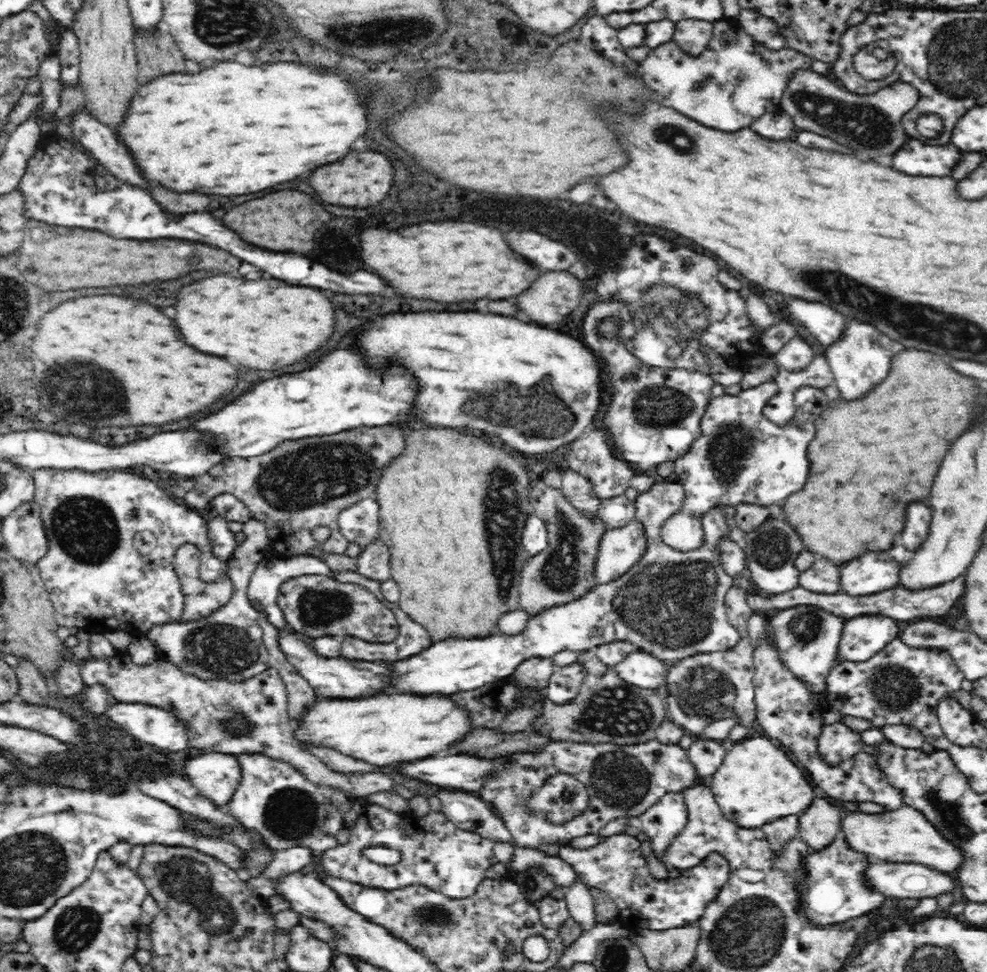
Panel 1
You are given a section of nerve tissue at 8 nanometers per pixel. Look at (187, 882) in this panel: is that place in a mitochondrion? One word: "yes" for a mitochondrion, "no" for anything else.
yes

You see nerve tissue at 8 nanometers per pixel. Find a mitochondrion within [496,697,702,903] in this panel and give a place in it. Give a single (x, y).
(620, 781)

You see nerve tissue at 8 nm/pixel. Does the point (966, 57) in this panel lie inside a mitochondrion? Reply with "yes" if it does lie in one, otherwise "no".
yes

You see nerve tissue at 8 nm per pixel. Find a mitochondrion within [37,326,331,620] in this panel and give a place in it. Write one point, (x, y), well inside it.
(85, 528)

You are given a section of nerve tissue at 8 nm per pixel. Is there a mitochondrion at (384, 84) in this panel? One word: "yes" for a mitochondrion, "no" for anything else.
no

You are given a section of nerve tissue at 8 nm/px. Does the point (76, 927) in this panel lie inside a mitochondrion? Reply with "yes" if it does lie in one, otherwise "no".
yes

